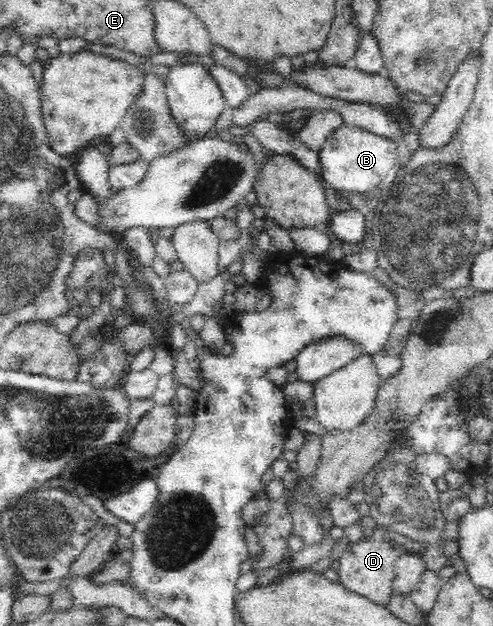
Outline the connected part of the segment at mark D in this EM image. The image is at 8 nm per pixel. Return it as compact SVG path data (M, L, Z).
M376 536L364 538L358 543L350 543L339 561L339 584L369 601L388 607L394 592L396 561L399 557L397 550Z

